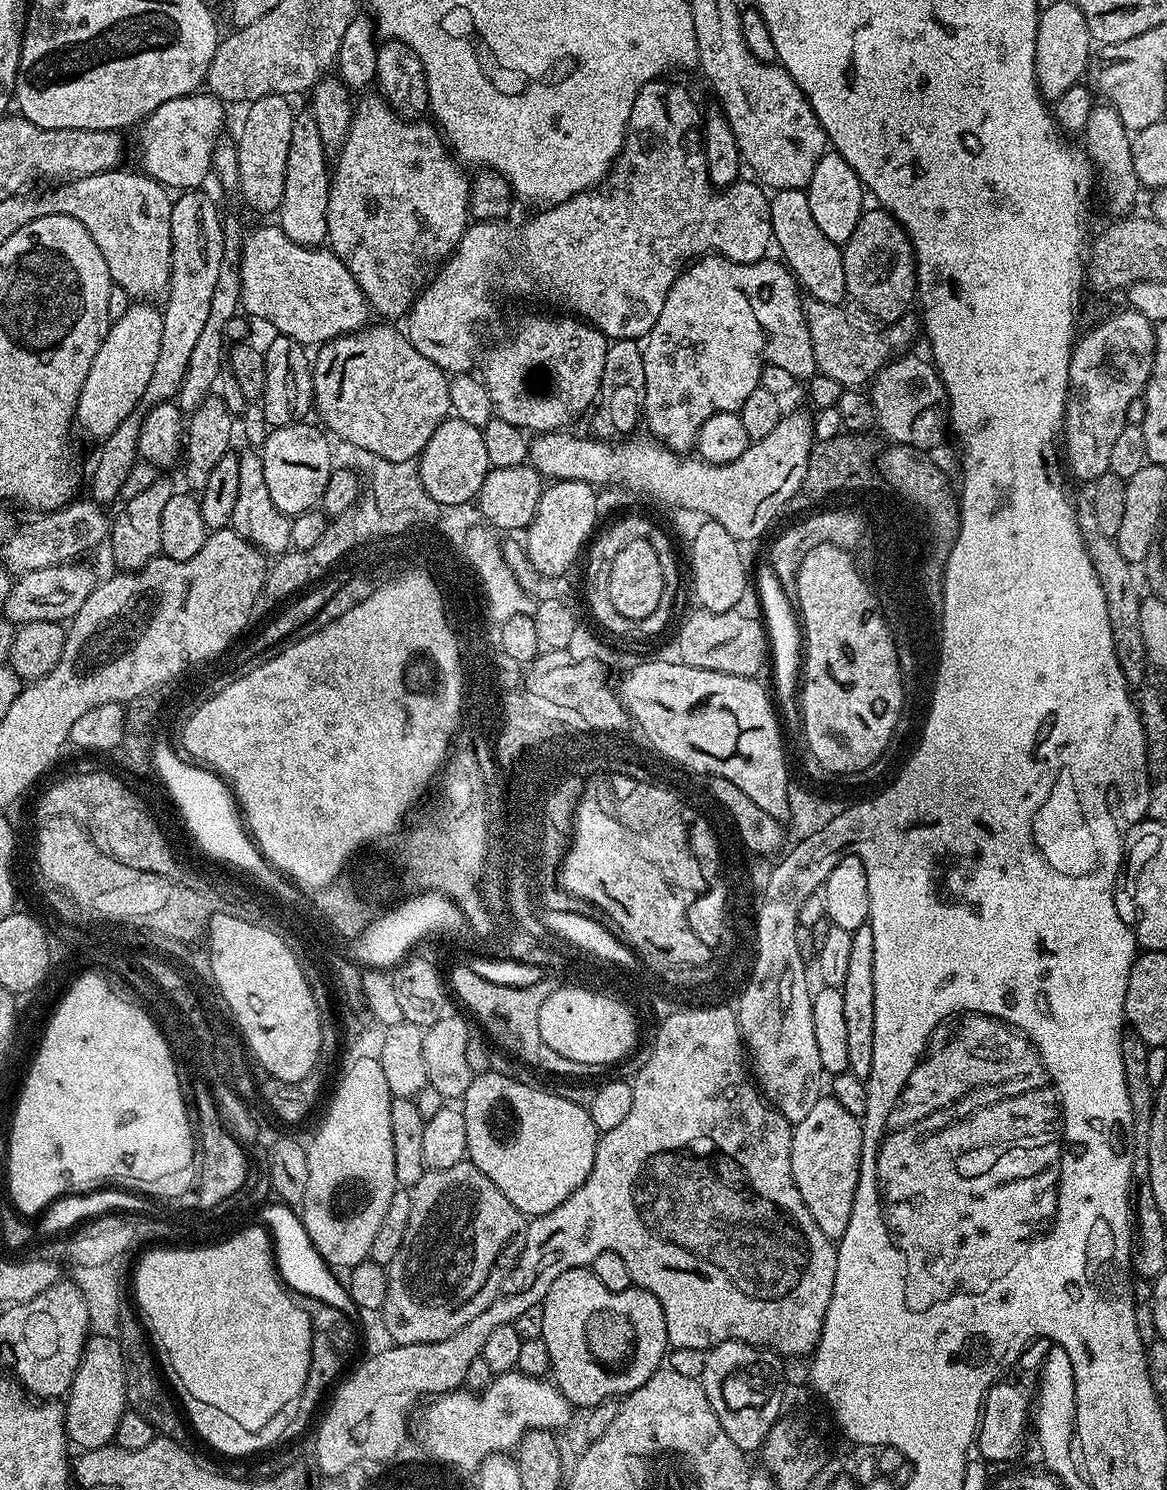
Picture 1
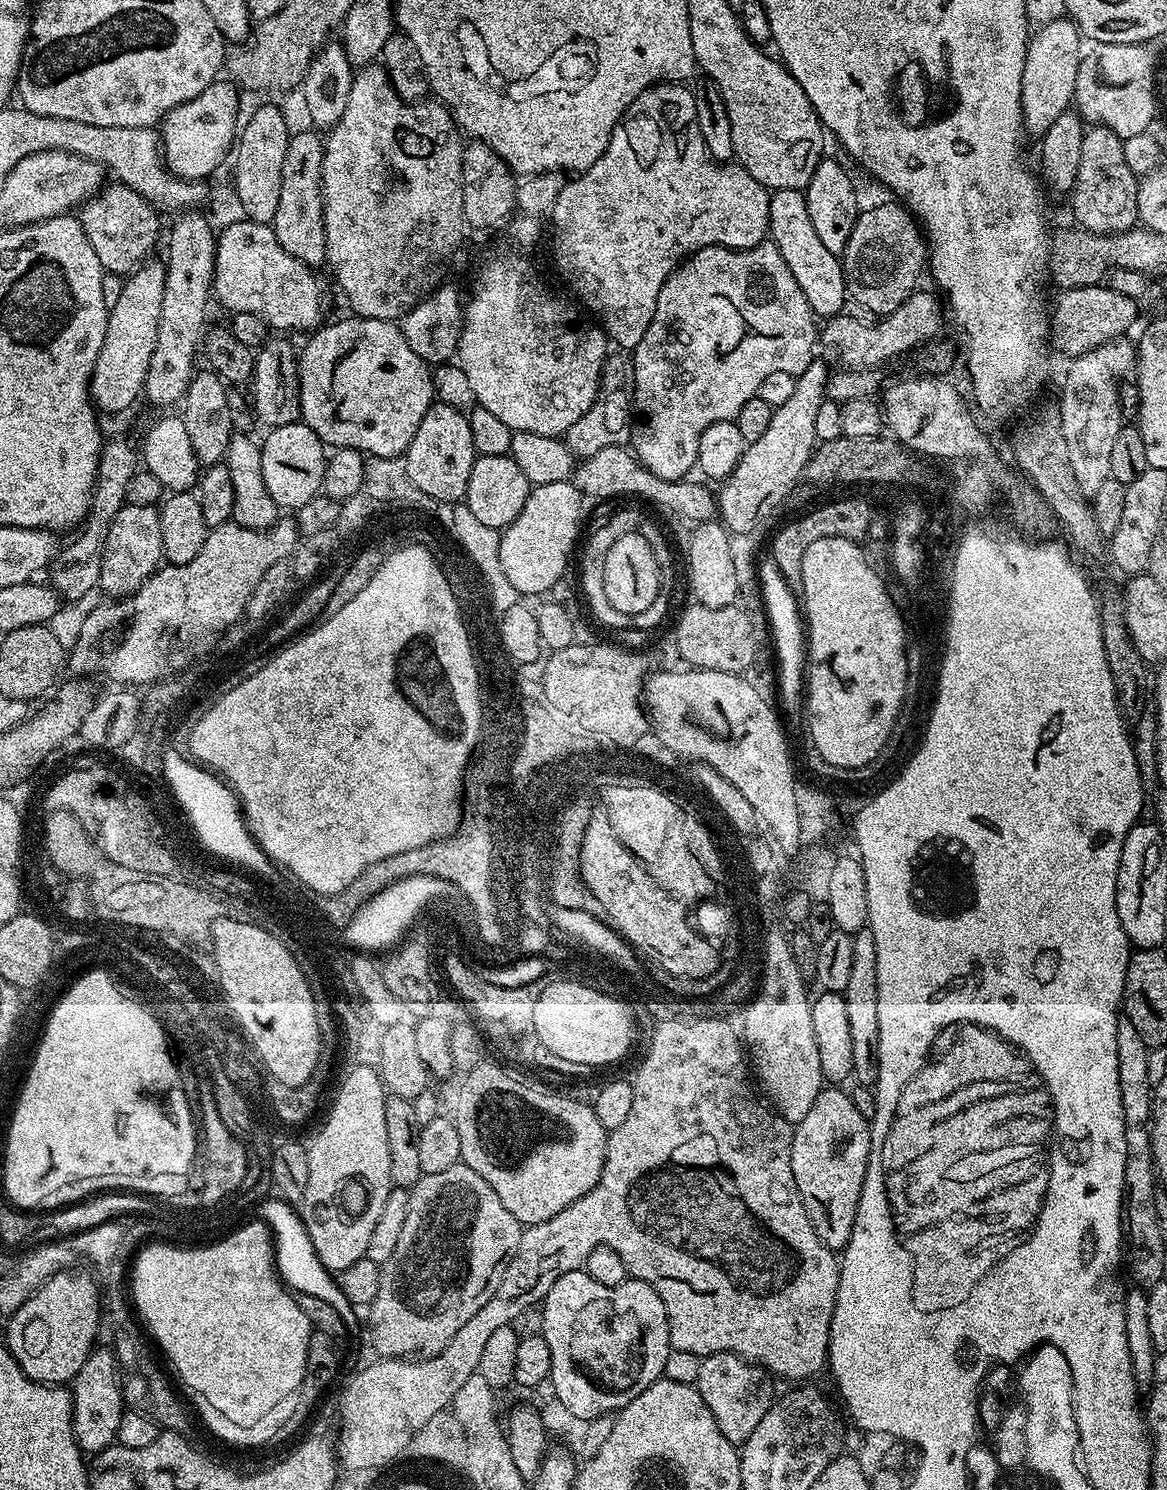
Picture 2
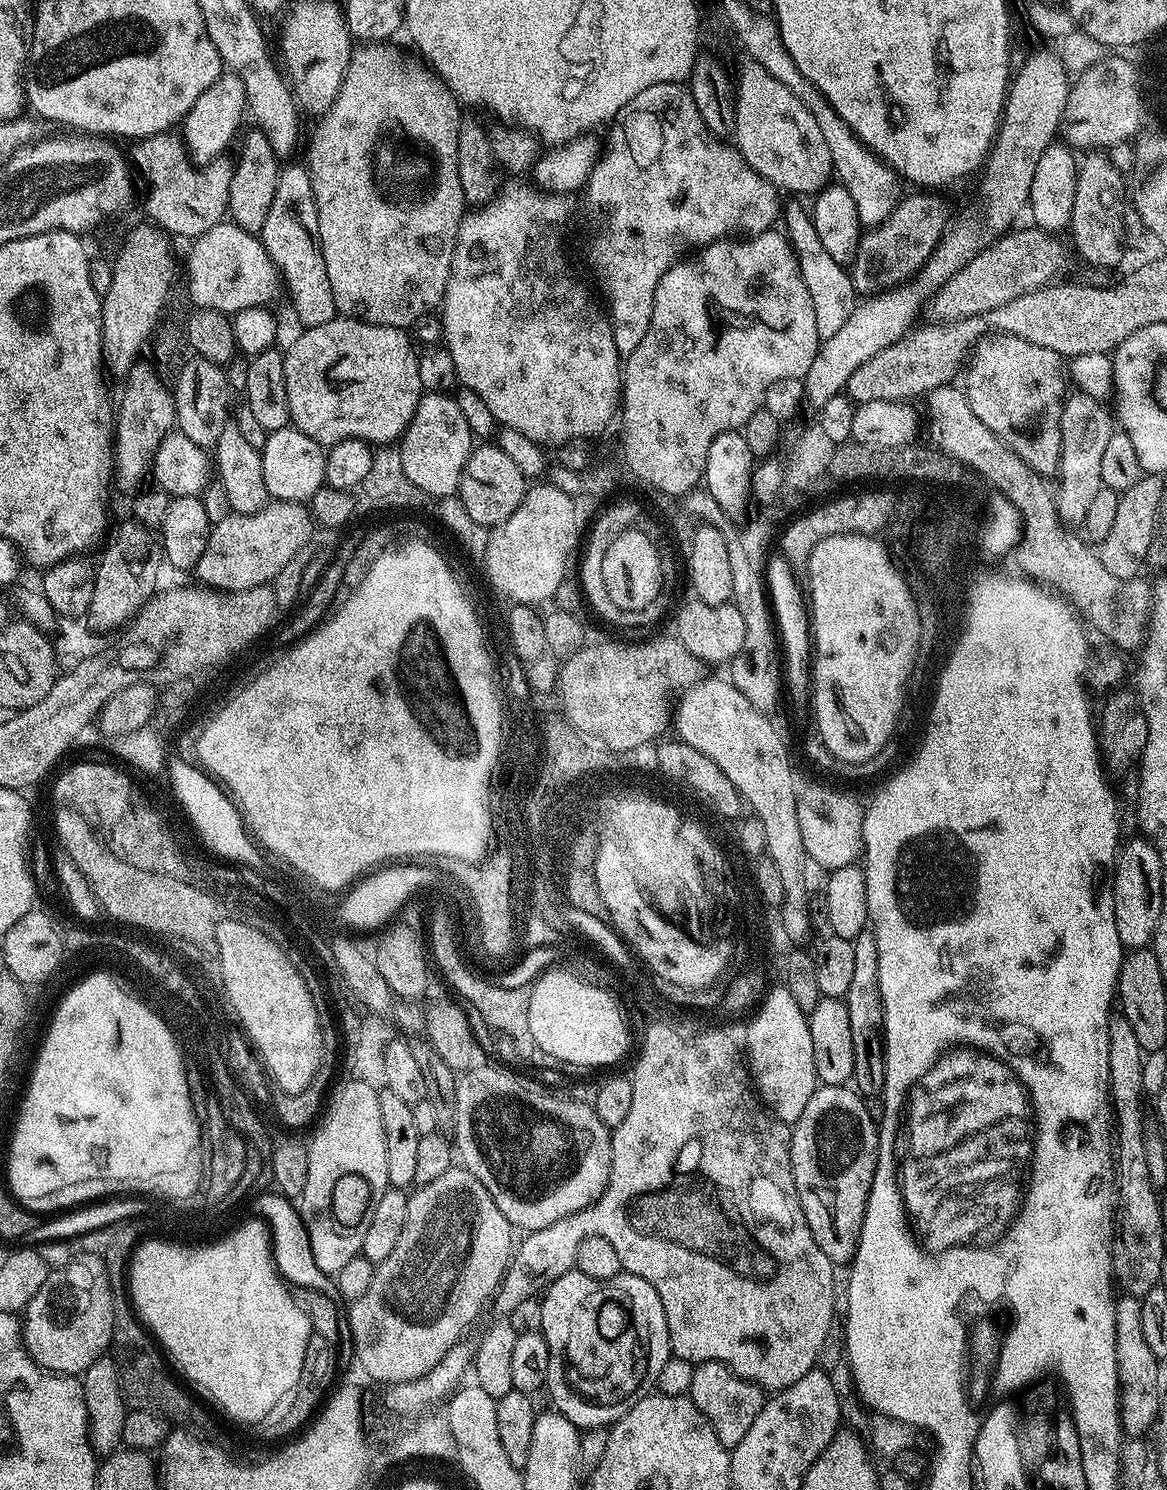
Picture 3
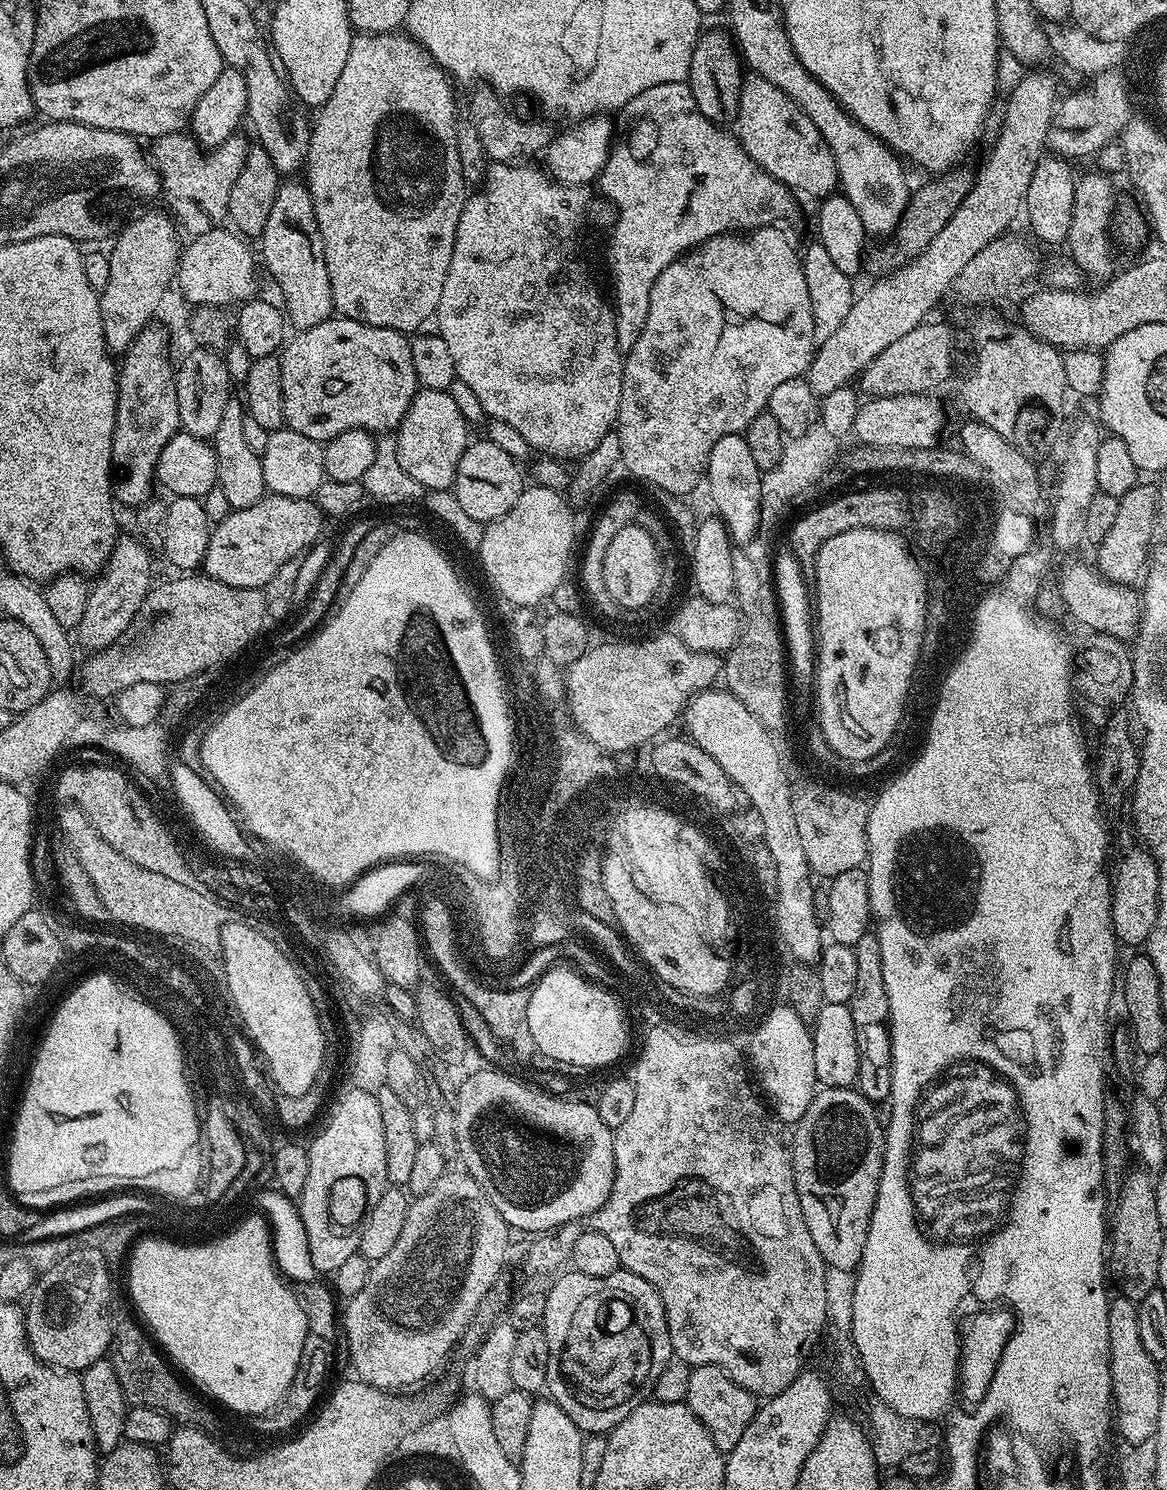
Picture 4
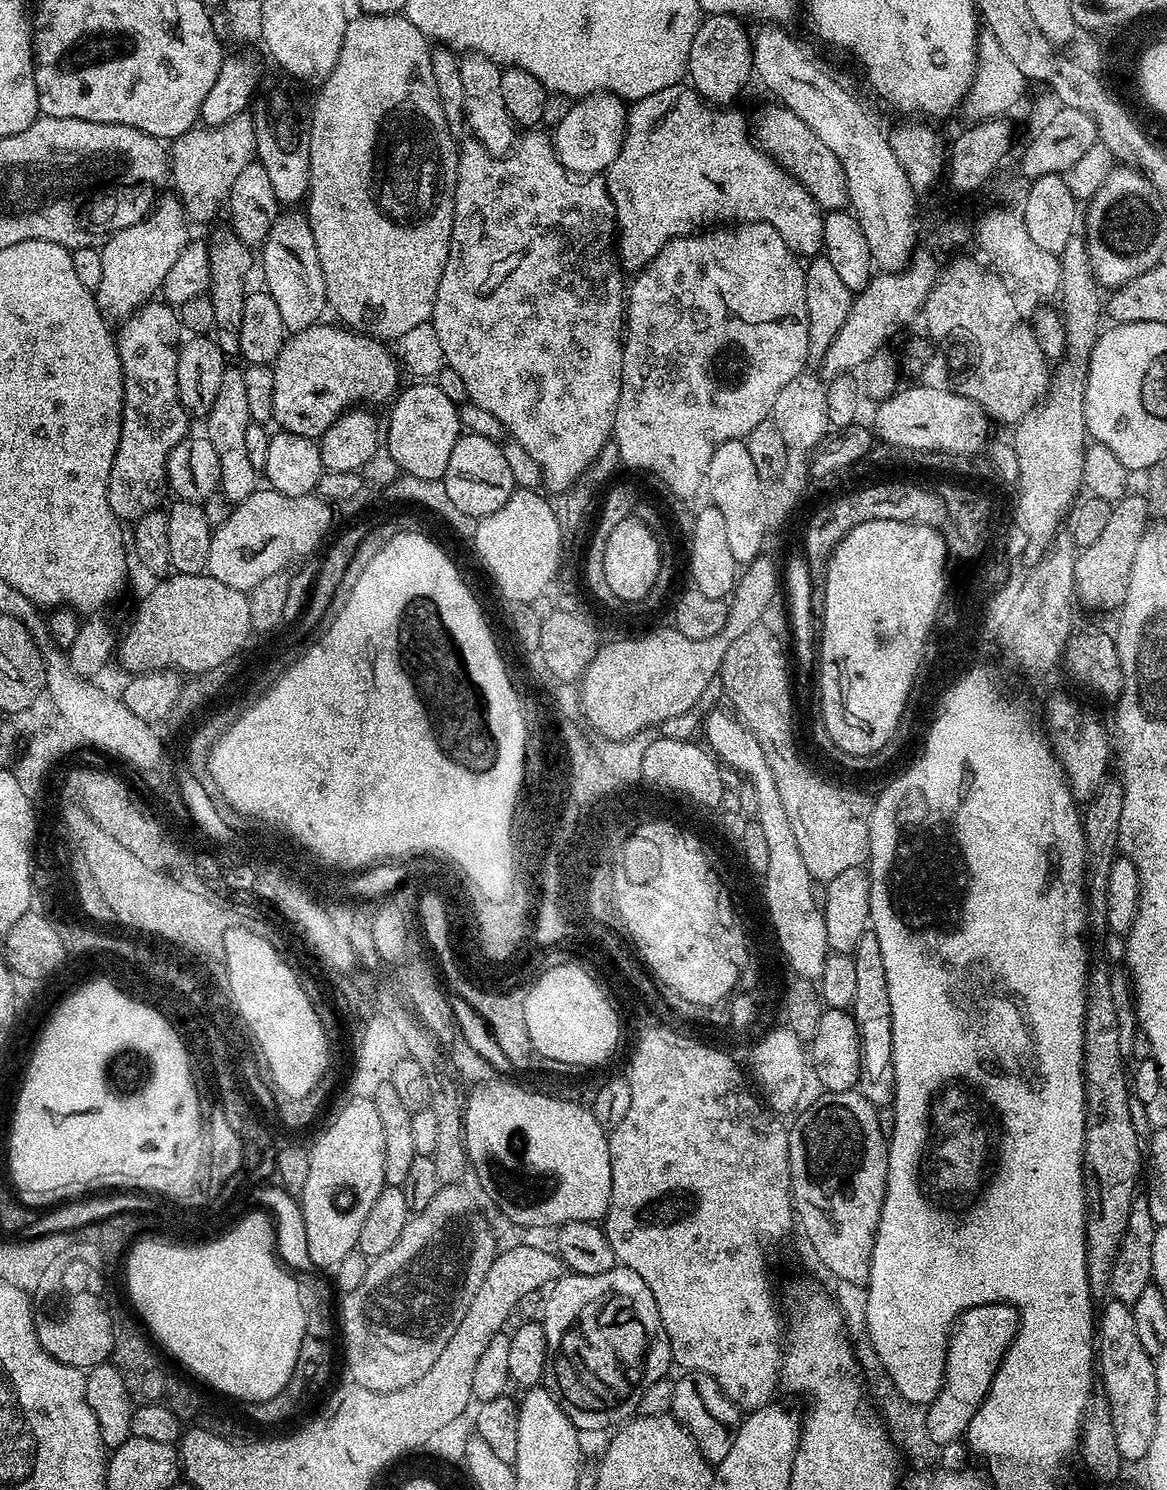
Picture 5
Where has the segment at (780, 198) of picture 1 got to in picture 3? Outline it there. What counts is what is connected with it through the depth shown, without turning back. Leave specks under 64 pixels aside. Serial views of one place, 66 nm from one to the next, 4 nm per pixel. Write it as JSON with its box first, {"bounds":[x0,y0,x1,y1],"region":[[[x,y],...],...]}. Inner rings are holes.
{"bounds":[782,199,858,341],"region":[[[799,199],[792,200],[783,205],[782,220],[788,223],[786,235],[796,252],[798,266],[802,270],[802,282],[806,282],[806,290],[810,290],[810,302],[814,302],[814,322],[818,325],[818,334],[821,341],[826,338],[834,338],[842,326],[846,326],[846,318],[854,314],[858,303],[858,293],[854,285],[849,269],[845,265],[834,262],[830,254],[822,247],[818,239],[818,230],[814,230],[811,211],[799,204]]]}

